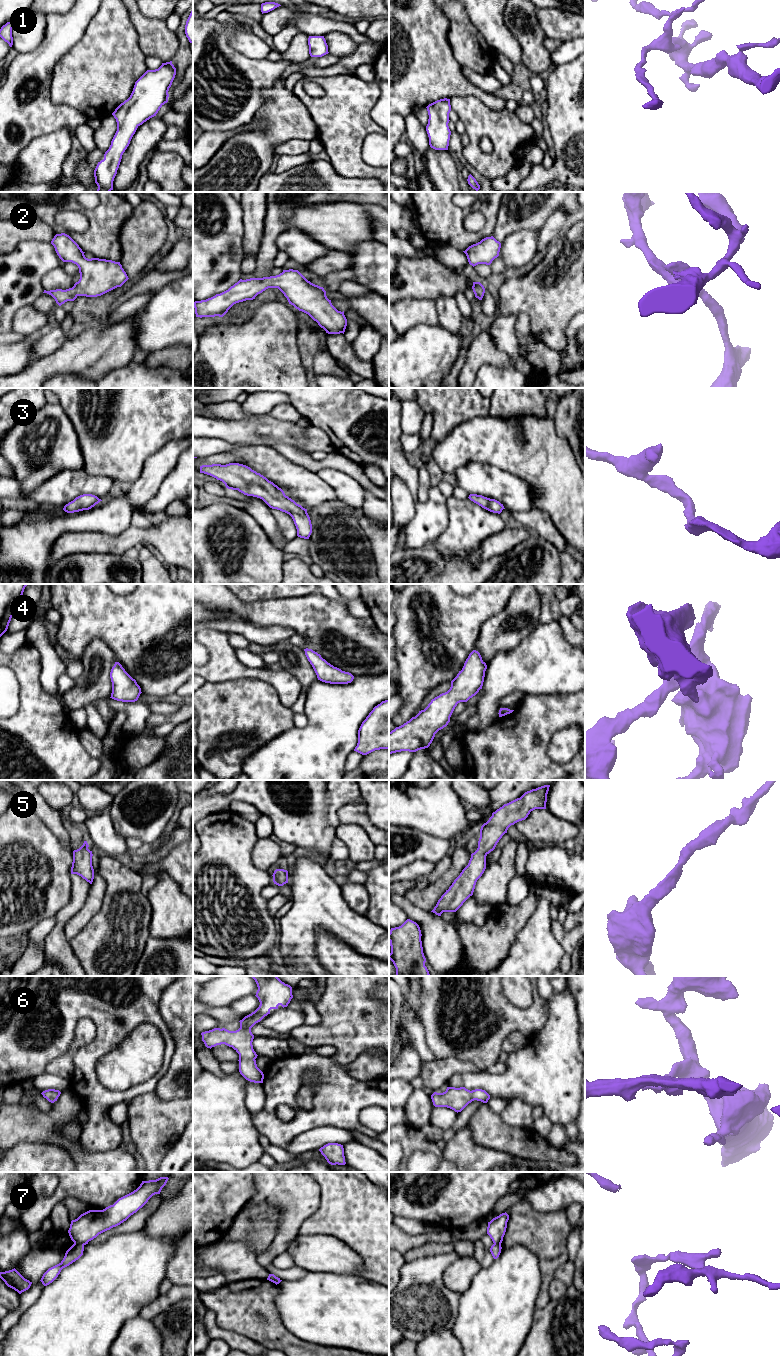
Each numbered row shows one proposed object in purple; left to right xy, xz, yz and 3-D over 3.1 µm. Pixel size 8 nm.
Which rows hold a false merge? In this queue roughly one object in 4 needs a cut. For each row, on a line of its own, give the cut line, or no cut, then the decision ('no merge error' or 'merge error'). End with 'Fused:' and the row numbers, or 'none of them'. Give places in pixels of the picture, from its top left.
1: cut none; no merge error
2: cut none; no merge error
3: cut none; no merge error
4: cut none; no merge error
5: cut none; no merge error
6: cut none; no merge error
7: cut xy (74, 1242), (83, 1245); merge error
Fused: 7

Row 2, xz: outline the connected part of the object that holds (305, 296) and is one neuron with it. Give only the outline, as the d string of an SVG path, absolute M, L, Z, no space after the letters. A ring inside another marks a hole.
M283 270L276 276L240 279L228 290L193 302L196 317L223 317L236 303L253 300L268 288L278 288L289 304L308 314L328 334L345 332L347 319L326 296L323 287L308 281L298 270Z

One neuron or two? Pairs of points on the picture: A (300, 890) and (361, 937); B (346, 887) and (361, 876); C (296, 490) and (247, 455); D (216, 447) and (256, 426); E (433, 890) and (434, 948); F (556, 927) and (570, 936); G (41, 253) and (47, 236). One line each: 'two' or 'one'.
A: one
B: two
C: one
D: two
E: two
F: one
G: two

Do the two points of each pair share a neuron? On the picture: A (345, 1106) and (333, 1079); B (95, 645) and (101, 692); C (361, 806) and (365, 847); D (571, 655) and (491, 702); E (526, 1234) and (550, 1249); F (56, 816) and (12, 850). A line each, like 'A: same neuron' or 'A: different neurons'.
A: same neuron
B: same neuron
C: different neurons
D: same neuron
E: same neuron
F: different neurons

